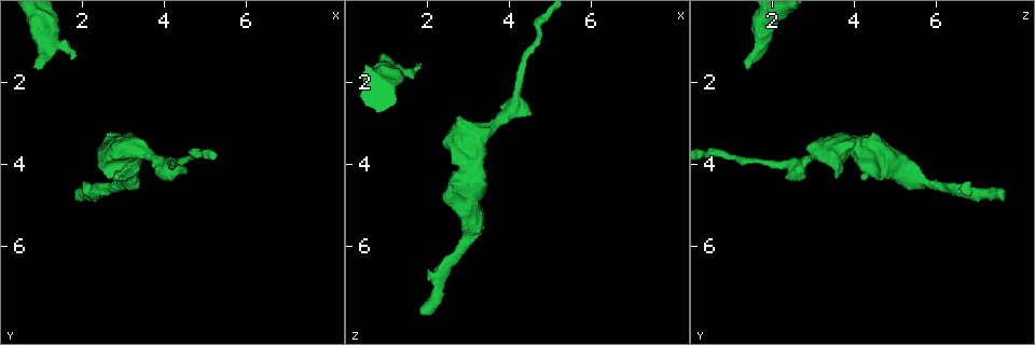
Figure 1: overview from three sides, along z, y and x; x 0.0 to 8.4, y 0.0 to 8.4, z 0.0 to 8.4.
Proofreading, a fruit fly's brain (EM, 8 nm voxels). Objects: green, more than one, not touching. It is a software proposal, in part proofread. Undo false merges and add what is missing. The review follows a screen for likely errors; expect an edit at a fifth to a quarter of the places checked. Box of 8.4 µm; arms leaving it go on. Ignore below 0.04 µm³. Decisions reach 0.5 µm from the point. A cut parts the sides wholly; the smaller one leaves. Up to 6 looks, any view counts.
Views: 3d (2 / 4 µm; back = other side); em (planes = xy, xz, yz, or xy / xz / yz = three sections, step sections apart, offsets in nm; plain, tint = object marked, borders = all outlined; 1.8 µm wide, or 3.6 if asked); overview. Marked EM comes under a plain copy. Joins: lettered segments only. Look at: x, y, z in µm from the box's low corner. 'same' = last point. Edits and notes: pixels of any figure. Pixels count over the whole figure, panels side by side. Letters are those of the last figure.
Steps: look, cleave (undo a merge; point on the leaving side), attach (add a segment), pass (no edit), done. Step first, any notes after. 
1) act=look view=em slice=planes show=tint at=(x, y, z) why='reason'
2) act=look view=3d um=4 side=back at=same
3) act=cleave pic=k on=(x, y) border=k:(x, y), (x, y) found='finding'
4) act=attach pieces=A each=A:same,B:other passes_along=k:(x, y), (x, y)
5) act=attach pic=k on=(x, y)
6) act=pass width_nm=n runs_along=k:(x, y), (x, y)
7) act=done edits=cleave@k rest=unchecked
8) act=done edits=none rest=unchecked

act=look view=em slice=xz step=4 show=tint at=(1.85, 4.85, 7.65) why='branch stops here'

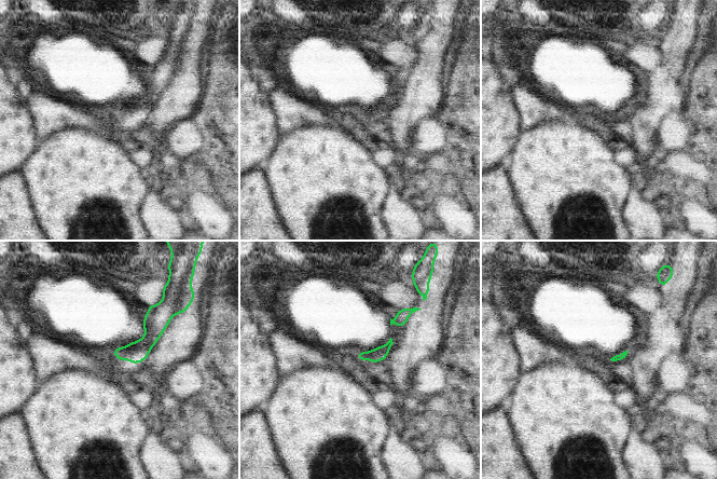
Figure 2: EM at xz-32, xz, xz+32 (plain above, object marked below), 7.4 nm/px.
act=look view=em slice=planes show=borders at=same

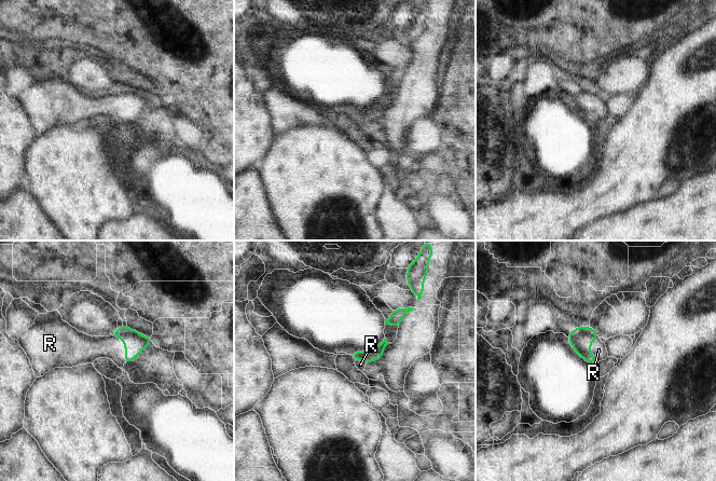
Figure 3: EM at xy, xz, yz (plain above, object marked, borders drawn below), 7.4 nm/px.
act=attach pieces=R each=R:same passes_along=3:(135, 342), (125, 346), (92, 347) found='the cell continues'

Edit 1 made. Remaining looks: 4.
act=look view=overview why='redraw'

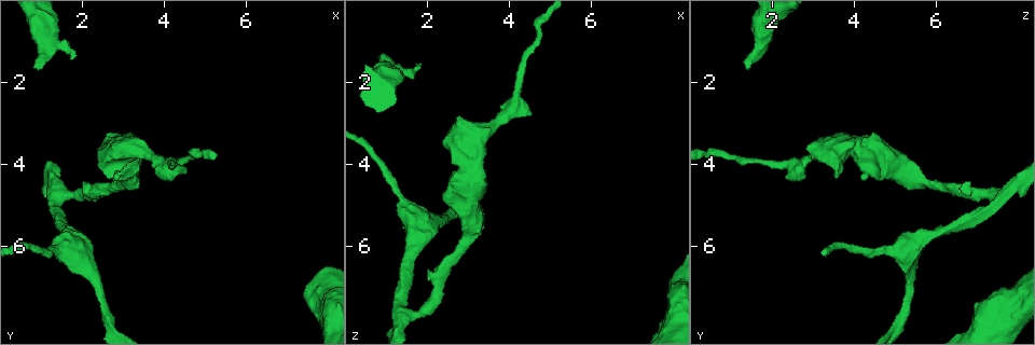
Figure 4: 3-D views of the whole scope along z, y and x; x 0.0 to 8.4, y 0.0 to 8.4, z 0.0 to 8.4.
act=look view=3d um=4 at=(3.05, 3.70, 4.50) why='a fork'

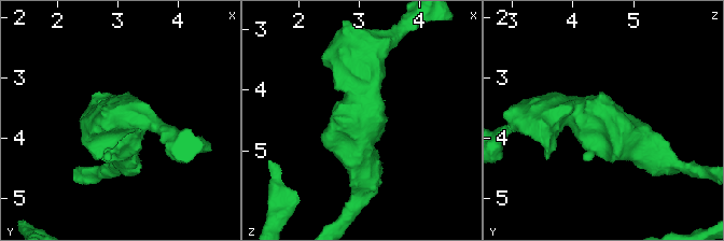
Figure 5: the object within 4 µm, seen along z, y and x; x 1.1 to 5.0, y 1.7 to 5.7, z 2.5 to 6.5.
act=look view=em um=3.6 slice=planes show=borders at=(3.05, 3.75, 4.55)

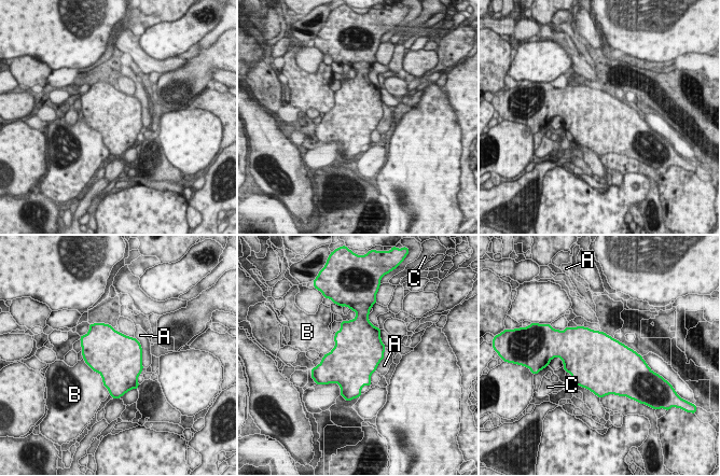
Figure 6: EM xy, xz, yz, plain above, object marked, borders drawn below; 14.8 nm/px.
act=pass each=A:other,B:other,C:other border=6:(83, 358), (110, 392) found='one cell here'

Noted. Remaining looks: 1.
act=done edits=attach@3 rest=unchecked

